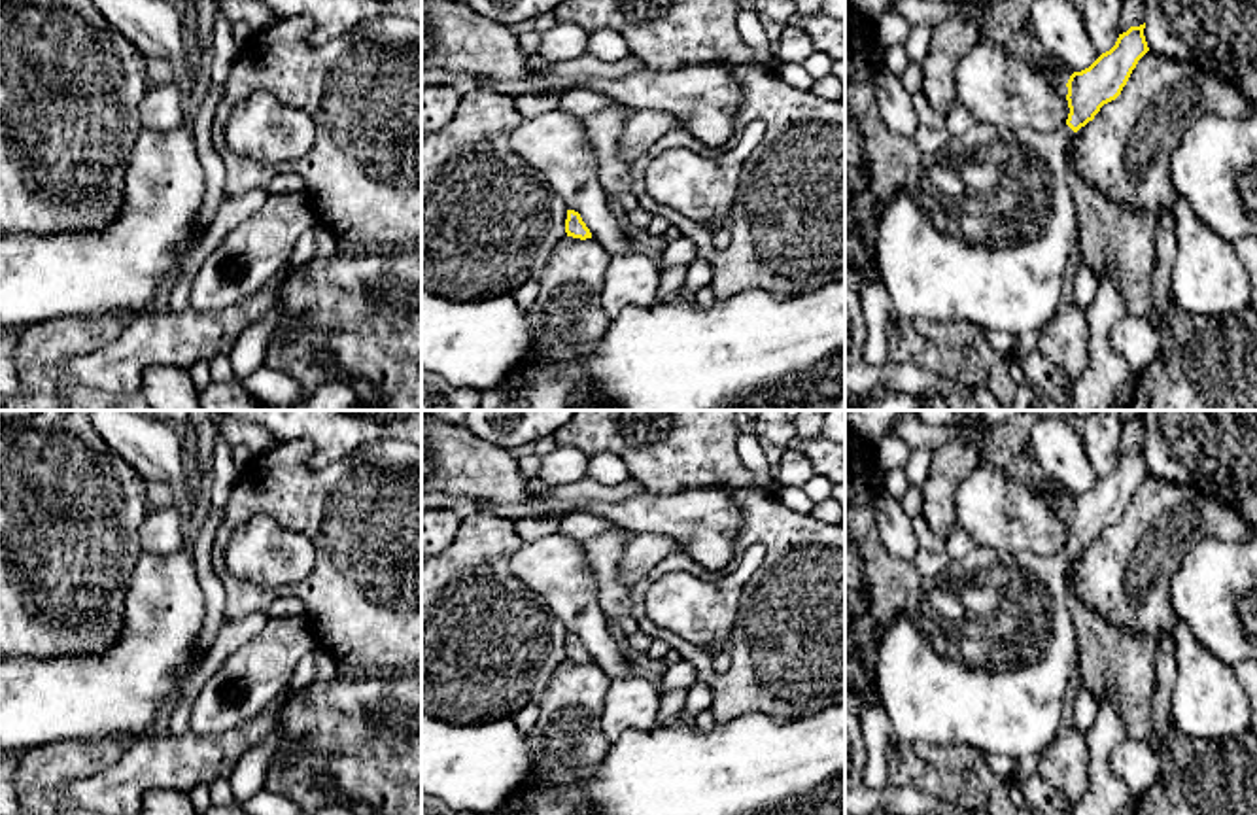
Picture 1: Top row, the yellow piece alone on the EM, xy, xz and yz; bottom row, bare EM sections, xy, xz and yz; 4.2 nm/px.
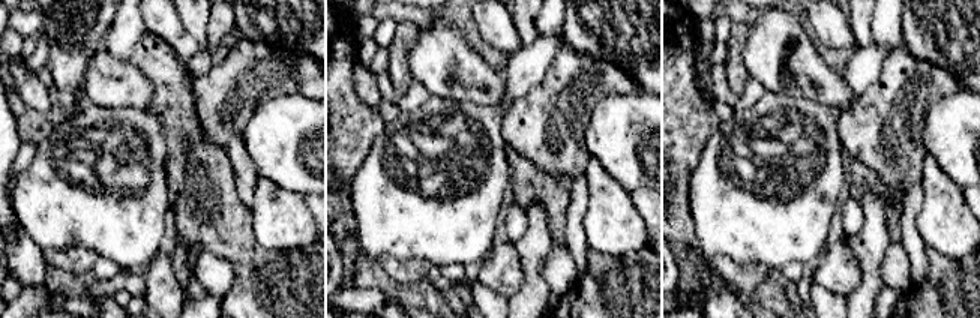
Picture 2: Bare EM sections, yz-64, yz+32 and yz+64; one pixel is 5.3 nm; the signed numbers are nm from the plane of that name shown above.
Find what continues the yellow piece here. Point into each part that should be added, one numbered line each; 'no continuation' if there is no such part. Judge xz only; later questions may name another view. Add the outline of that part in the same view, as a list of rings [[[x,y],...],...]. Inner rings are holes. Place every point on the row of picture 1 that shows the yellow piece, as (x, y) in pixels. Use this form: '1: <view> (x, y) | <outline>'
no continuation

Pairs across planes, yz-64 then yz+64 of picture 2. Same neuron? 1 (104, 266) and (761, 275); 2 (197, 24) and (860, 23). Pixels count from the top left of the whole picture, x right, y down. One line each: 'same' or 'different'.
1: different
2: same

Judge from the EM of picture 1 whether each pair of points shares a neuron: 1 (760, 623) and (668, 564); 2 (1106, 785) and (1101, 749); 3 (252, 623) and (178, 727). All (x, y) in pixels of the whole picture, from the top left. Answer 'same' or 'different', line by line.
1: same
2: same
3: same

